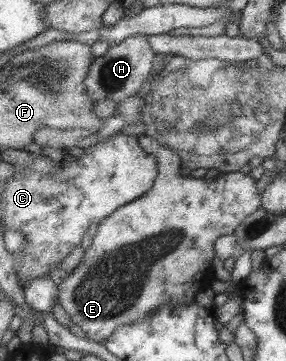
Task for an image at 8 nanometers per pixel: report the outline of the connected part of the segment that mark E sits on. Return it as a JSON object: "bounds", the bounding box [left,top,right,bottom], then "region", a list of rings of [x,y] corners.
{"bounds":[57,134,261,343],"region":[[[143,134],[138,136],[136,141],[146,153],[149,153],[156,159],[157,176],[155,176],[151,189],[138,199],[119,207],[114,212],[111,212],[111,215],[99,221],[96,232],[91,239],[91,244],[84,251],[80,263],[73,269],[71,275],[62,279],[57,285],[58,303],[69,316],[71,323],[78,325],[86,333],[87,339],[93,342],[102,343],[108,335],[111,335],[111,331],[115,327],[119,327],[123,323],[135,323],[139,319],[145,319],[147,315],[151,315],[162,303],[191,303],[195,294],[207,286],[210,283],[210,279],[214,279],[212,270],[212,259],[214,258],[213,241],[219,235],[231,235],[245,217],[260,207],[261,197],[255,188],[255,179],[251,178],[250,175],[244,175],[237,171],[229,172],[226,175],[221,174],[213,180],[190,178],[189,176],[182,177],[180,175],[180,158],[171,152],[169,148],[164,148],[161,144],[154,143],[153,139]]]}

